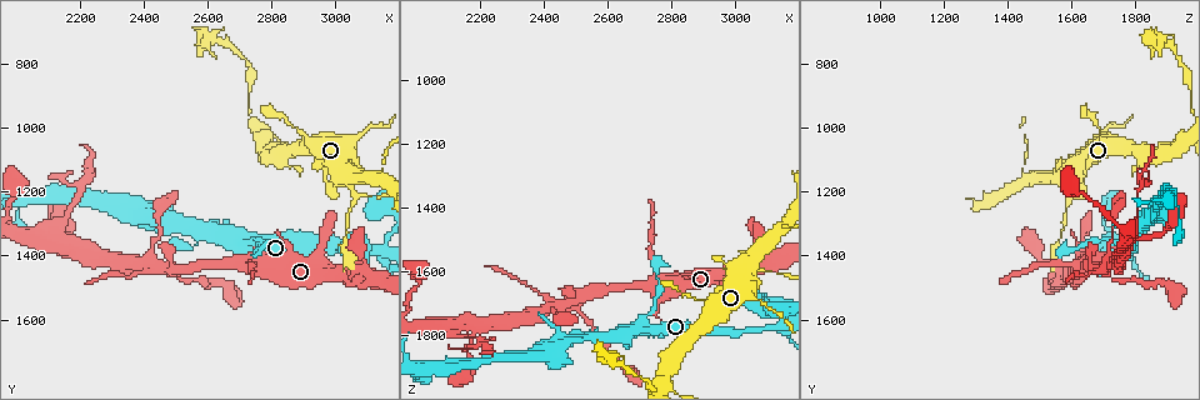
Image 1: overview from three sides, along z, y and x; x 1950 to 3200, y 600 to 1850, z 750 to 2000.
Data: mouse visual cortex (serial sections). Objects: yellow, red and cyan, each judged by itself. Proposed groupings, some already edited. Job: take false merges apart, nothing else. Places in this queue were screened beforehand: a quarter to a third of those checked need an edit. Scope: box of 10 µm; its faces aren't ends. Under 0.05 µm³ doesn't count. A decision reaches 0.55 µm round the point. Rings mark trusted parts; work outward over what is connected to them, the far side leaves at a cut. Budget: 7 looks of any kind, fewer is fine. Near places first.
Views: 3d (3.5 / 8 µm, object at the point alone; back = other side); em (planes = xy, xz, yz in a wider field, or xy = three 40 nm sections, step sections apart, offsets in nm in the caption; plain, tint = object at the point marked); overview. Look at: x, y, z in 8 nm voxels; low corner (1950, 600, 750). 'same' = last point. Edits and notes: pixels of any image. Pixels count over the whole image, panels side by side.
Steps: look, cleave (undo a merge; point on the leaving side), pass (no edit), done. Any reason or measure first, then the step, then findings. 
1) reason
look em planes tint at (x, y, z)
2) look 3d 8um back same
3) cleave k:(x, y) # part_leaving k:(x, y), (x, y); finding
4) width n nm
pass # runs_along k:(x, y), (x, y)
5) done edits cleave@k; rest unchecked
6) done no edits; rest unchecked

calibre changes
look em xy step 1 tint at (3050, 1150, 1580)

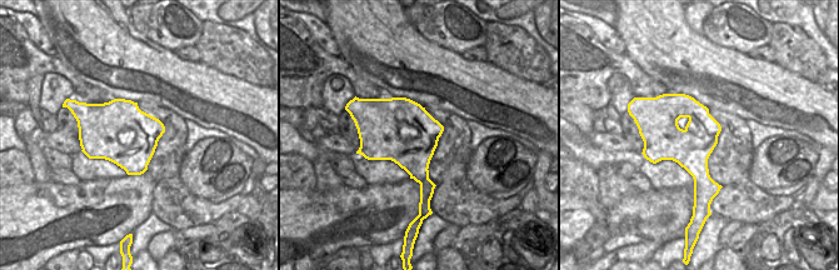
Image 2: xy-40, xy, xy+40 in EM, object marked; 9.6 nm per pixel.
see where the arms go
look 3d 3.5um same

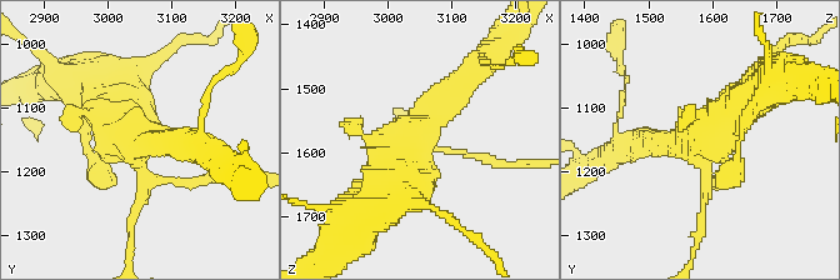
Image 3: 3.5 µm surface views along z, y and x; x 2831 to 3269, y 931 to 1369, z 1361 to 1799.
pass # runs_along 3:(378, 205), (470, 74); continuous, no second cell

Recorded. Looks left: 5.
two arms in line, one across
look 3d 3.5um at (2480, 1450, 1700)

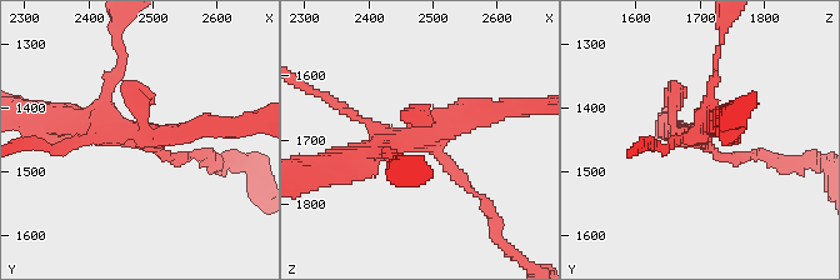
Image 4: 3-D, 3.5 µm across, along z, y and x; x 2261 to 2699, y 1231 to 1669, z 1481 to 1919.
look em xy step 1 tint at (2490, 1445, 1695)

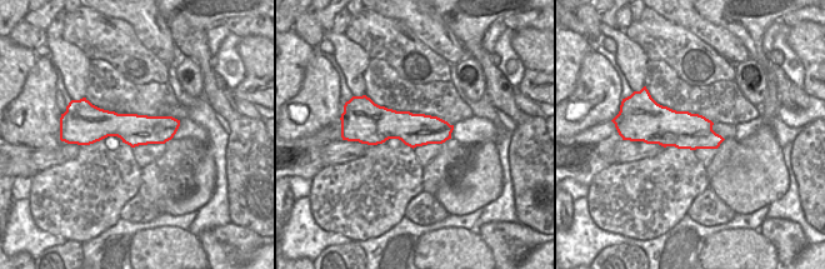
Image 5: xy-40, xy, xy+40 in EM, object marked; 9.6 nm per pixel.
pass # runs_along 5:(176, 123), (170, 125), (81, 125); all the same cell

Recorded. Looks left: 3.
four arms meet
look 3d 8um at (2200, 1390, 1760)

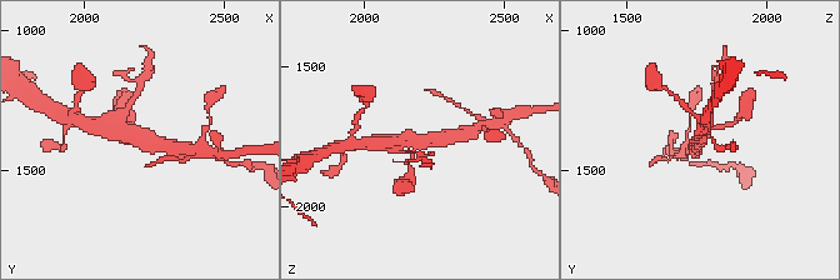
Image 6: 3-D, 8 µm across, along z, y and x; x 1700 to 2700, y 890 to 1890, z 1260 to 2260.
arms 4; arm_widths 150, 250, 300, 350 nm; need the tissue
look em xy step 2 tint same

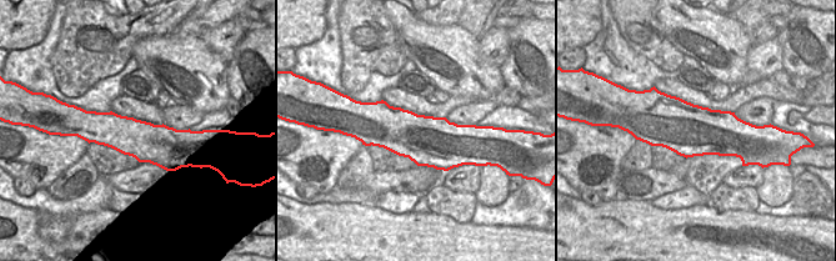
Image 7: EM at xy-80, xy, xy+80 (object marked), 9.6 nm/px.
pass # runs_along 7:(83, 128), (133, 137), (190, 135); one cell here

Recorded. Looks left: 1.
done no edits; rest unchecked

